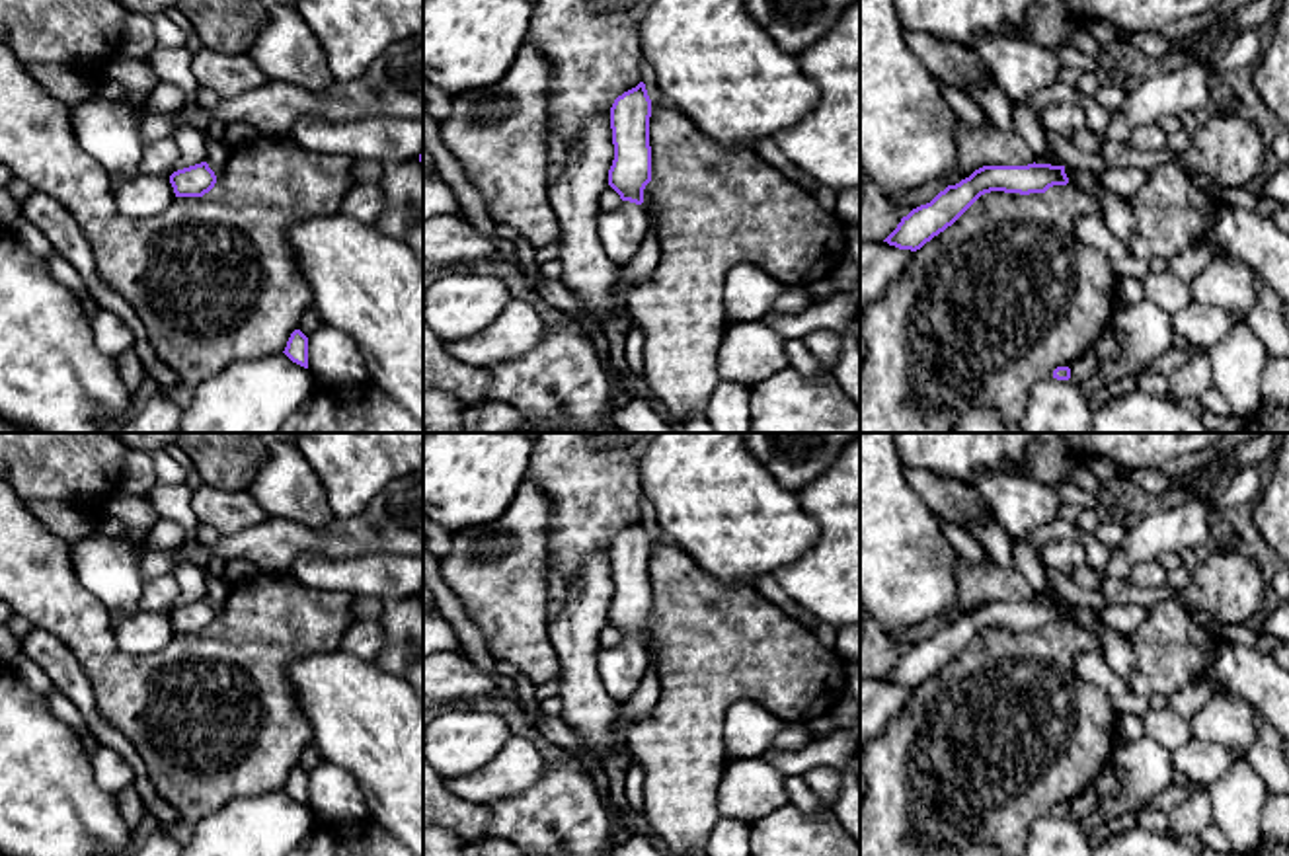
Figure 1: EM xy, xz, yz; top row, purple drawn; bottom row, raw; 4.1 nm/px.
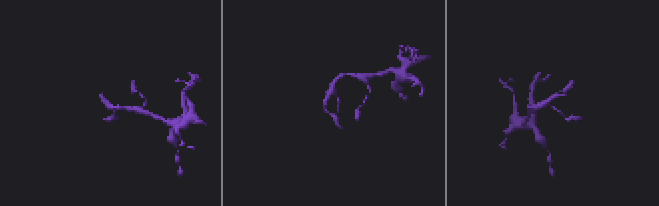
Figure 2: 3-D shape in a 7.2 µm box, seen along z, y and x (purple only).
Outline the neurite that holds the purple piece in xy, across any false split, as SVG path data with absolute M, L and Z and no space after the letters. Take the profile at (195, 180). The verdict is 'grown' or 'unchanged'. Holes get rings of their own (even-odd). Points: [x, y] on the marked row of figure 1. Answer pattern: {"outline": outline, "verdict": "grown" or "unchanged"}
{"outline": "M207 162L177 170L170 175L176 197L203 197L209 193L216 175Z", "verdict": "unchanged"}

